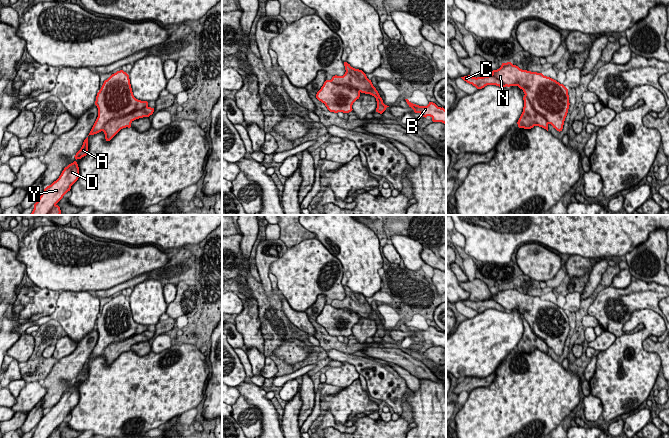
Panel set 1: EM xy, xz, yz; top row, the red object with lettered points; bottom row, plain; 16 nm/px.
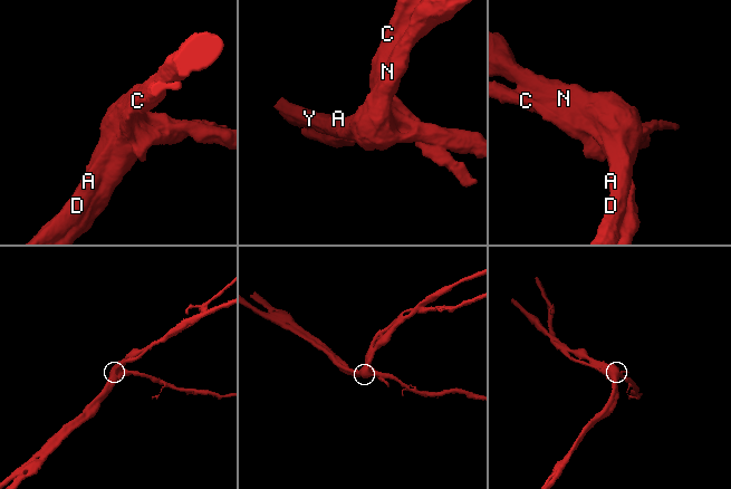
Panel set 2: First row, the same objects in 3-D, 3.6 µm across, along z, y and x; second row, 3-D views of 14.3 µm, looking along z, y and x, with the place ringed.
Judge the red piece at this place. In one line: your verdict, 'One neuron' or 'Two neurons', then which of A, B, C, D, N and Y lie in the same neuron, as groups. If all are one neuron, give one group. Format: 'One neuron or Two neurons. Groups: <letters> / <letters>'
Two neurons. Groups: A B D N Y / C

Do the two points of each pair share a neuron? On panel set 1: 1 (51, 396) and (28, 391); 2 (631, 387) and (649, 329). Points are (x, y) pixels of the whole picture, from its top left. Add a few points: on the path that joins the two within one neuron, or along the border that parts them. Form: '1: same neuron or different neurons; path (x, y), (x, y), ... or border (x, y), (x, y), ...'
1: different neurons; border (40, 383), (45, 389), (45, 395), (42, 399)
2: same neuron; path (631, 373), (631, 362), (636, 357), (636, 343)

